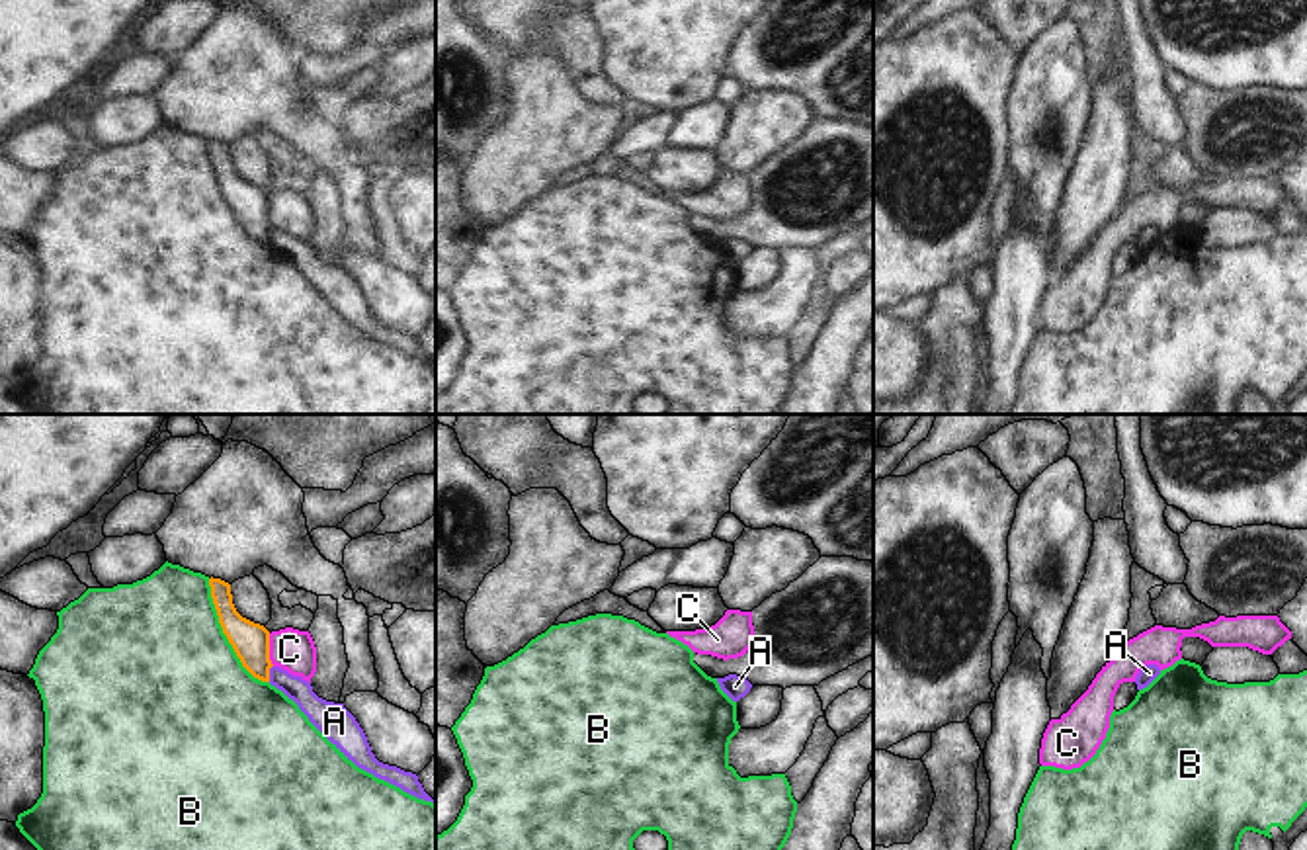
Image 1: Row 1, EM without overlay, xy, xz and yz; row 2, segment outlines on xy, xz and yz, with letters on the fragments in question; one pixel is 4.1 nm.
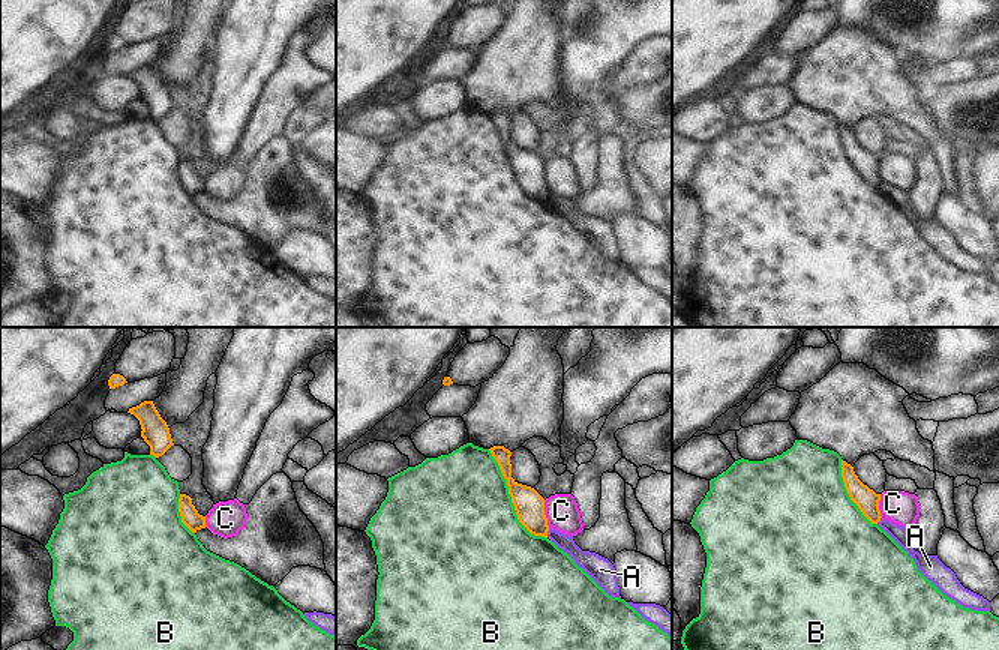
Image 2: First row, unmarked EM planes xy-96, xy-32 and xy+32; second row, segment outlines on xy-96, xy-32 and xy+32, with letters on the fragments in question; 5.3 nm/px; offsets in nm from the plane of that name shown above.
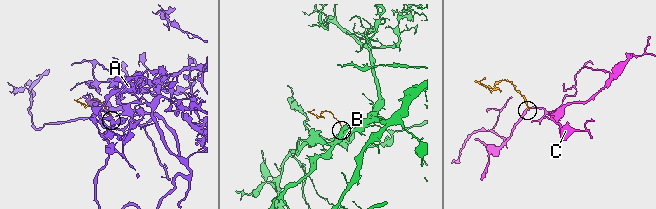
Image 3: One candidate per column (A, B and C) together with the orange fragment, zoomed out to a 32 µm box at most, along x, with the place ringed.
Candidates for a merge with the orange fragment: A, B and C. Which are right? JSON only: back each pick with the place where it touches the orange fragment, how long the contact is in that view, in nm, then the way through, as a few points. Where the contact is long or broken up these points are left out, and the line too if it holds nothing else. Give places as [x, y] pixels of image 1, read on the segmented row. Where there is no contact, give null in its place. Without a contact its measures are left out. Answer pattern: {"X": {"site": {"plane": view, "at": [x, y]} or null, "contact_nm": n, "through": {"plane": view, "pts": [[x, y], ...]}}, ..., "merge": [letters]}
{"merge": []}

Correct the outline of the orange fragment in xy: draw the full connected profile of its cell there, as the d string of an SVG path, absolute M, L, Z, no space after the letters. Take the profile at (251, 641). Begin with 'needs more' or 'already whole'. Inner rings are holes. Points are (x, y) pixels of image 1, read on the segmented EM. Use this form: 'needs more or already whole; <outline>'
already whole; M211 576L209 586L223 633L242 666L254 678L270 682L270 668L274 666L270 660L270 631L236 612L229 582Z

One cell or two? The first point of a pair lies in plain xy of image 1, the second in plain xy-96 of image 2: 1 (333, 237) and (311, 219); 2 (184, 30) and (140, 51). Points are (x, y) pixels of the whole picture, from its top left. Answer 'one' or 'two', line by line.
1: two
2: two

